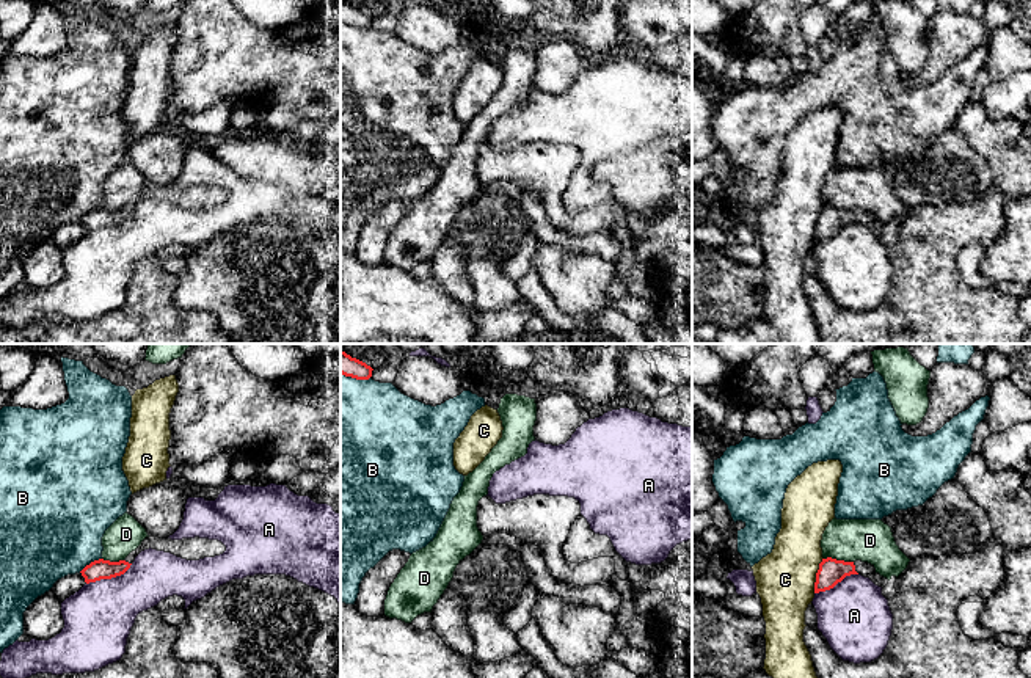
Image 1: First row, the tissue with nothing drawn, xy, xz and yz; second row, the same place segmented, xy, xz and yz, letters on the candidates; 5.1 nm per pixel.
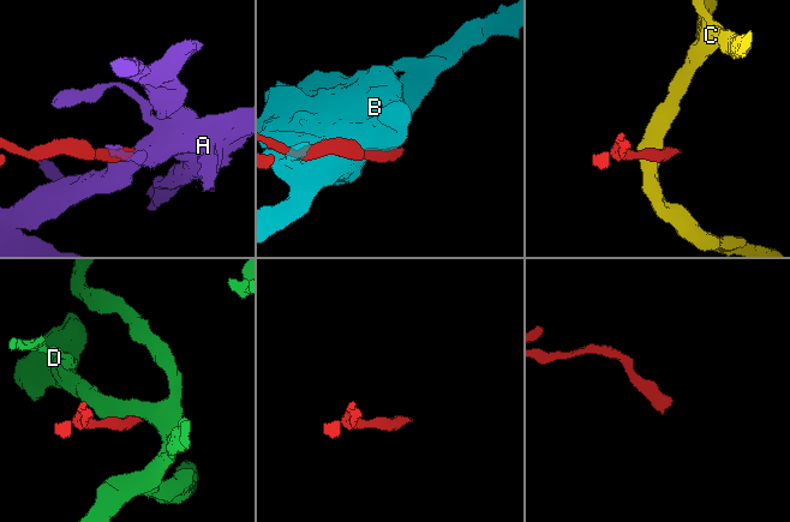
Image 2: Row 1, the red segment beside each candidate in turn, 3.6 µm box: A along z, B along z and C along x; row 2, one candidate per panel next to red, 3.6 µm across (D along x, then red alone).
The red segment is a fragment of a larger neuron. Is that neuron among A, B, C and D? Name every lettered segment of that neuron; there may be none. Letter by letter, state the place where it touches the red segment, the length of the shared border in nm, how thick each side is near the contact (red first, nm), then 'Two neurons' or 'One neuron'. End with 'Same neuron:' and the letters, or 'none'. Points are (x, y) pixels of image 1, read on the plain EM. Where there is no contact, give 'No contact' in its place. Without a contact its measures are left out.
A: Touches red at xy (109, 226). Shared border 260 nm. Thickness 100 nm (red) against 360 nm. Two neurons
B: Touches red at xy (91, 211). Shared border 140 nm. Thickness 100 nm (red) against 480 nm. Two neurons
C: Touches red at yz (816, 223). Shared border 190 nm. Thickness 130 nm (red) against 300 nm. Two neurons
D: Touches red at yz (838, 209). Shared border 150 nm. Thickness 130 nm (red) against 220 nm. Two neurons
Same neuron: none

